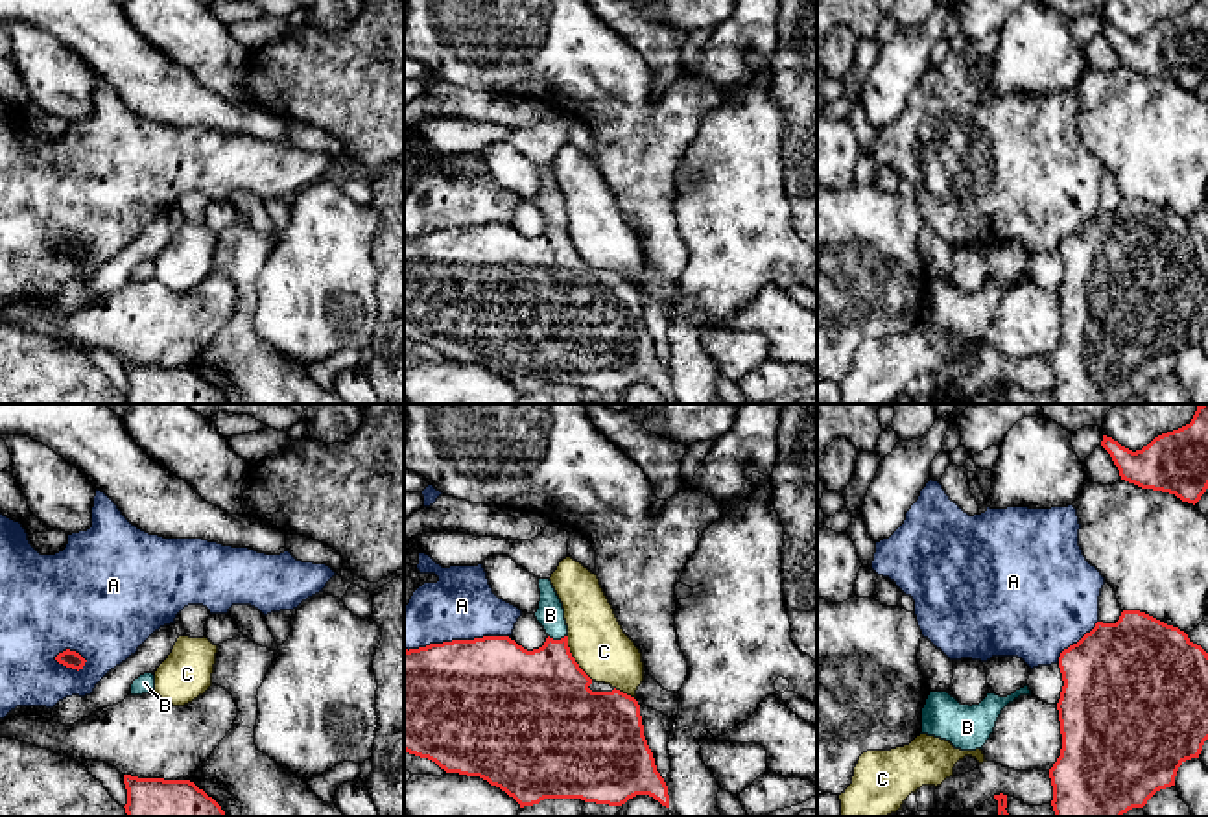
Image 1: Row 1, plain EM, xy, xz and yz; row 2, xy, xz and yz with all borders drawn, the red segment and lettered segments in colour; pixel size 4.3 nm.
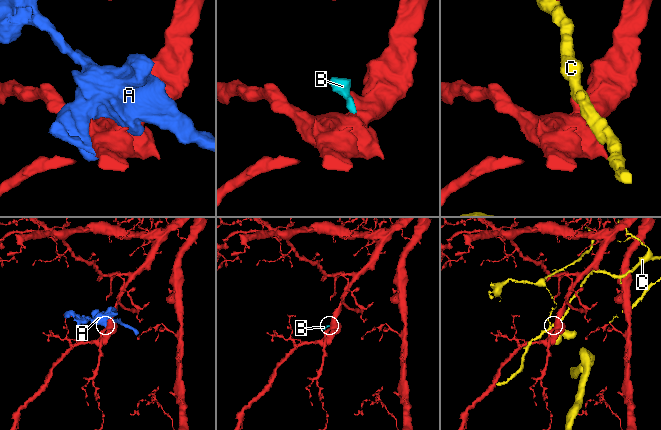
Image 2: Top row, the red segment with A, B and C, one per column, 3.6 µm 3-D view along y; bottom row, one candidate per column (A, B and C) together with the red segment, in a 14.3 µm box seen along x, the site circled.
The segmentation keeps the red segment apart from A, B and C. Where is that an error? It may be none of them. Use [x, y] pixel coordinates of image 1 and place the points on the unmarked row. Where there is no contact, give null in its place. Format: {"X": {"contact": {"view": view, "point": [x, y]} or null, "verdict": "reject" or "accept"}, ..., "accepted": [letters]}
{"A": {"contact": {"view": "xz", "point": [456, 227]}, "verdict": "reject"}, "B": {"contact": {"view": "xz", "point": [557, 227]}, "verdict": "accept"}, "C": {"contact": {"view": "xz", "point": [574, 246]}, "verdict": "reject"}, "accepted": ["B"]}

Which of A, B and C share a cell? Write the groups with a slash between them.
A / B / C

